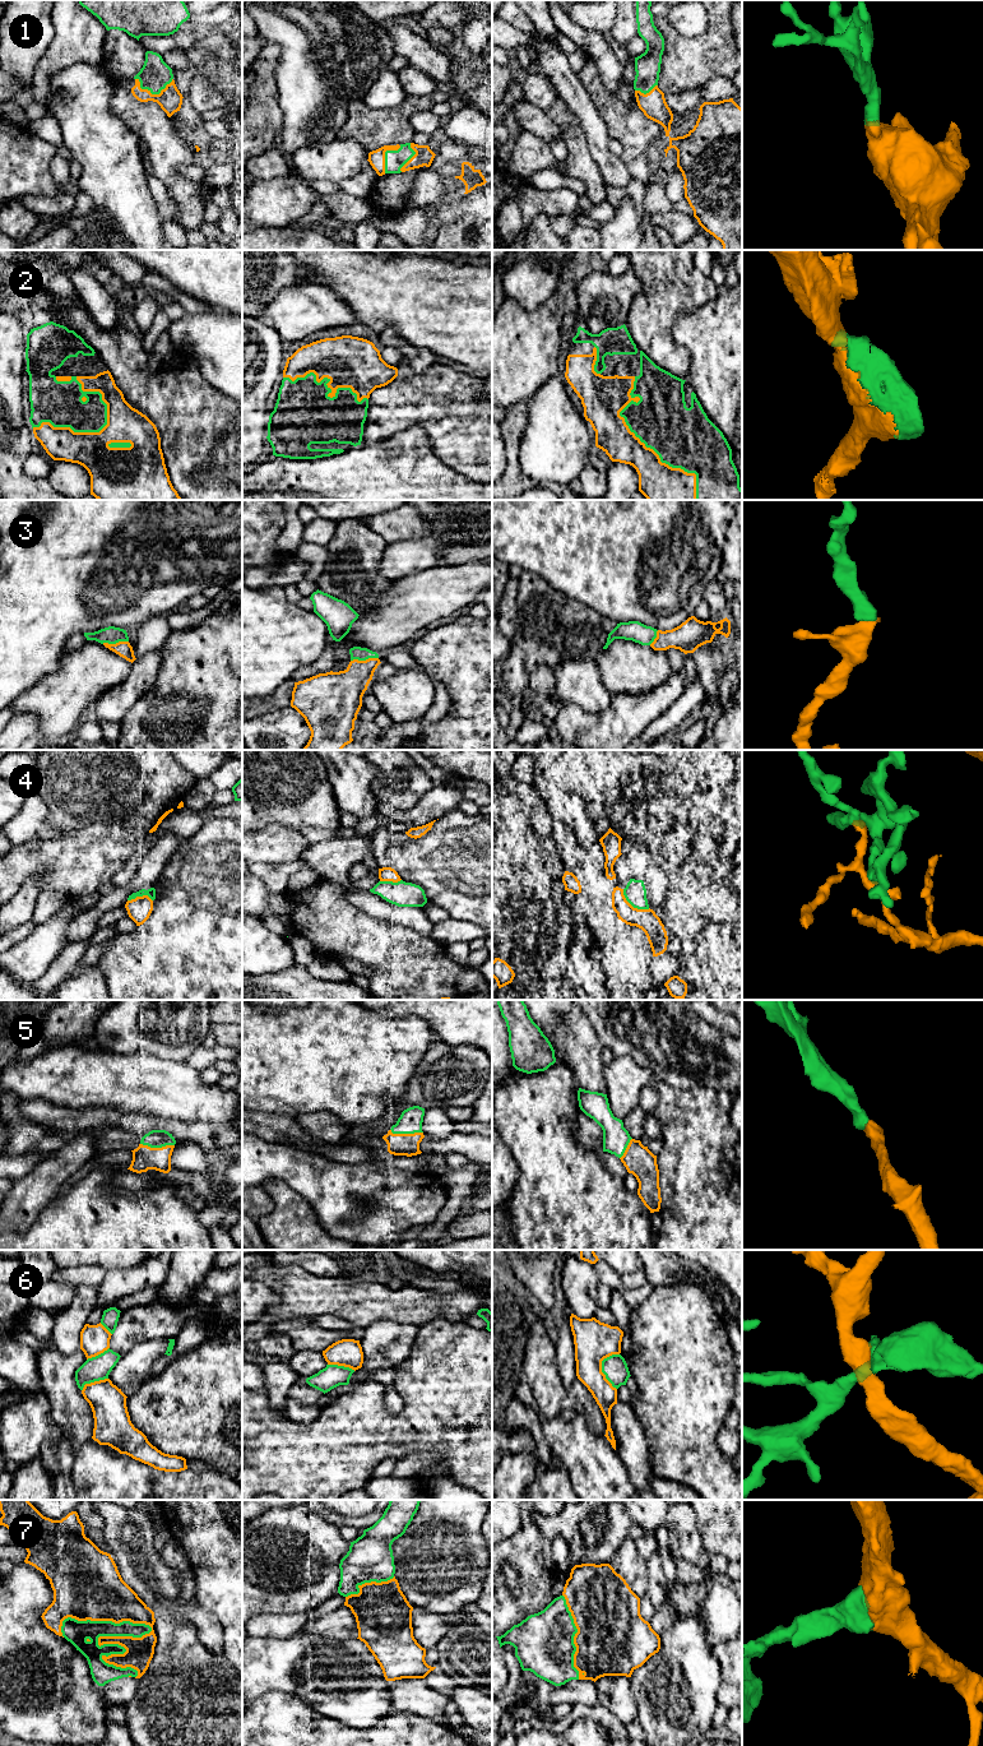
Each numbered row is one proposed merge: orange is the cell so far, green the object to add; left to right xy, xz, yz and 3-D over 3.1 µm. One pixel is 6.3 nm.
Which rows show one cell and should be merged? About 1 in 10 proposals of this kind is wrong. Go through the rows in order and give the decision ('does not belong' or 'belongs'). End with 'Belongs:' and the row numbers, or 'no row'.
1: belongs
2: belongs
3: belongs
4: does not belong
5: belongs
6: does not belong
7: belongs
Belongs: 1, 2, 3, 5, 7

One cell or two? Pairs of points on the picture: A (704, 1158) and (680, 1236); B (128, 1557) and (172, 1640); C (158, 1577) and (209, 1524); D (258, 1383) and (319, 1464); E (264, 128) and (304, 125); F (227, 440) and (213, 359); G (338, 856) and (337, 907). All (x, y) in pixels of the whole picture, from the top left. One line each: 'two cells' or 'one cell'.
A: one cell
B: two cells
C: two cells
D: two cells
E: two cells
F: two cells
G: two cells

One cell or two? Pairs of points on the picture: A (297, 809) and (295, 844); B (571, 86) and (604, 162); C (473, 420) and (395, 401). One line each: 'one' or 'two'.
A: two
B: one
C: one

